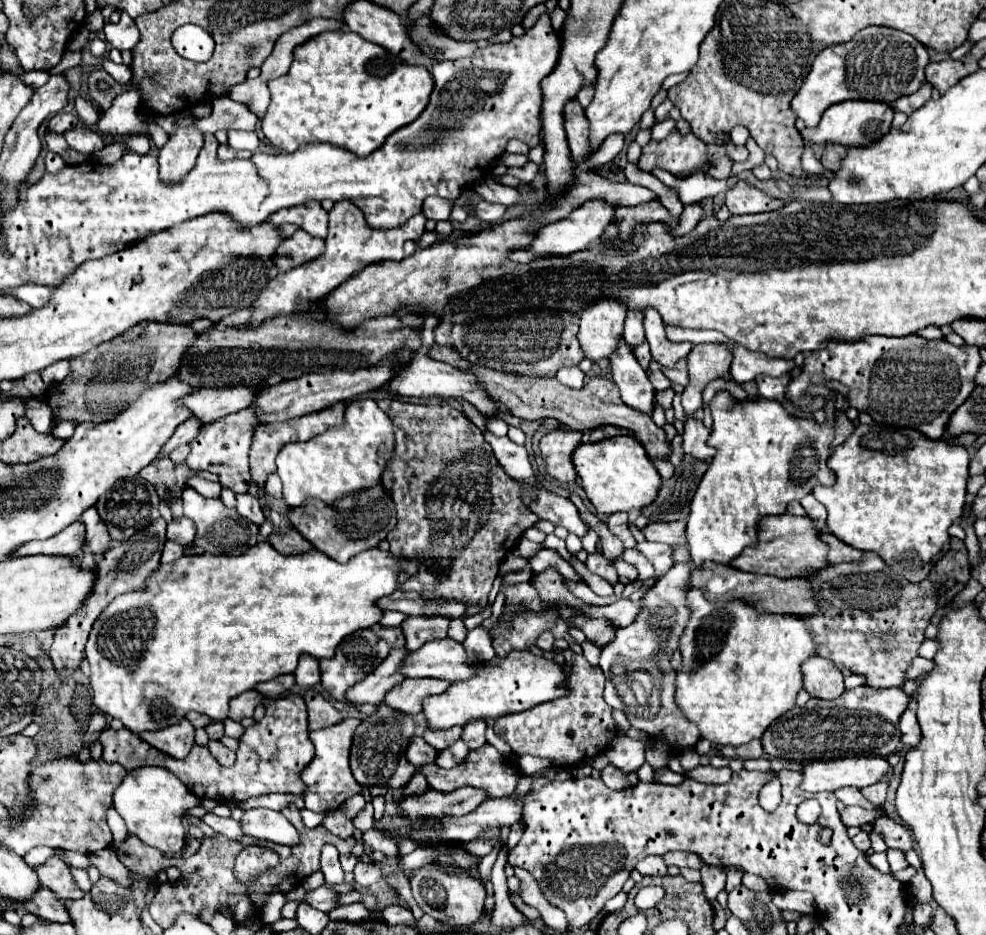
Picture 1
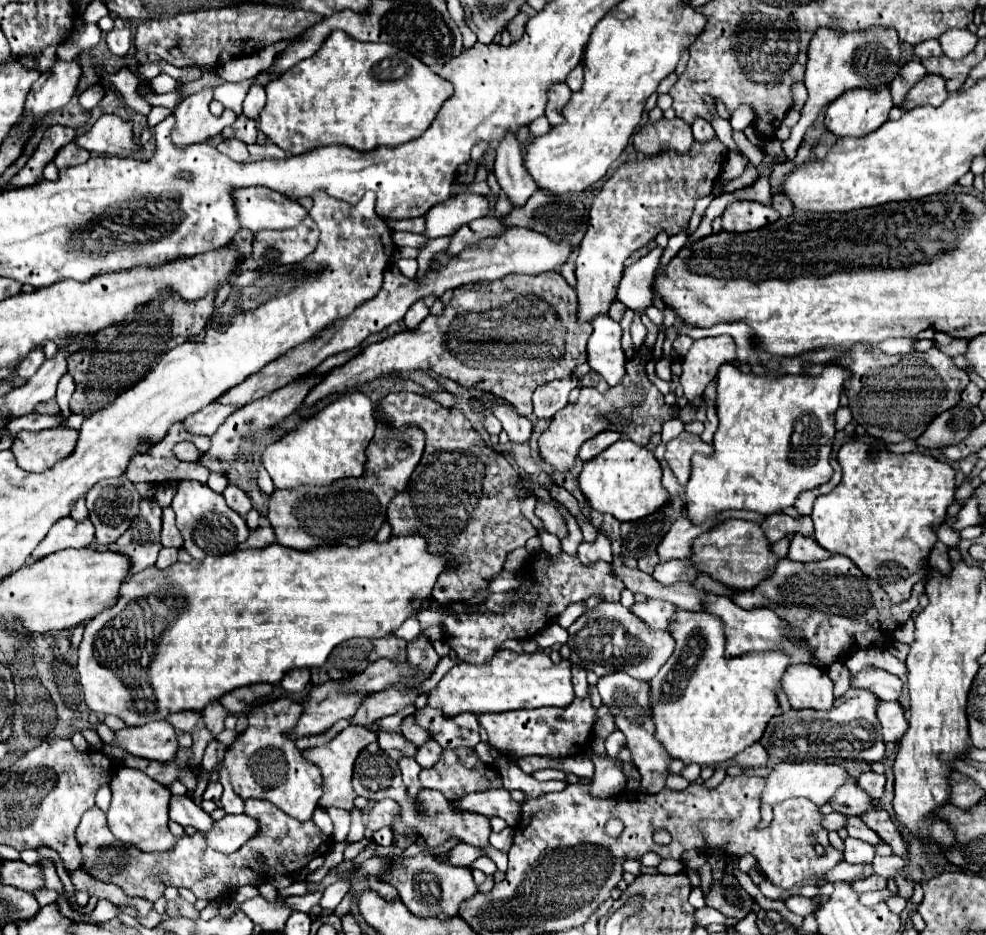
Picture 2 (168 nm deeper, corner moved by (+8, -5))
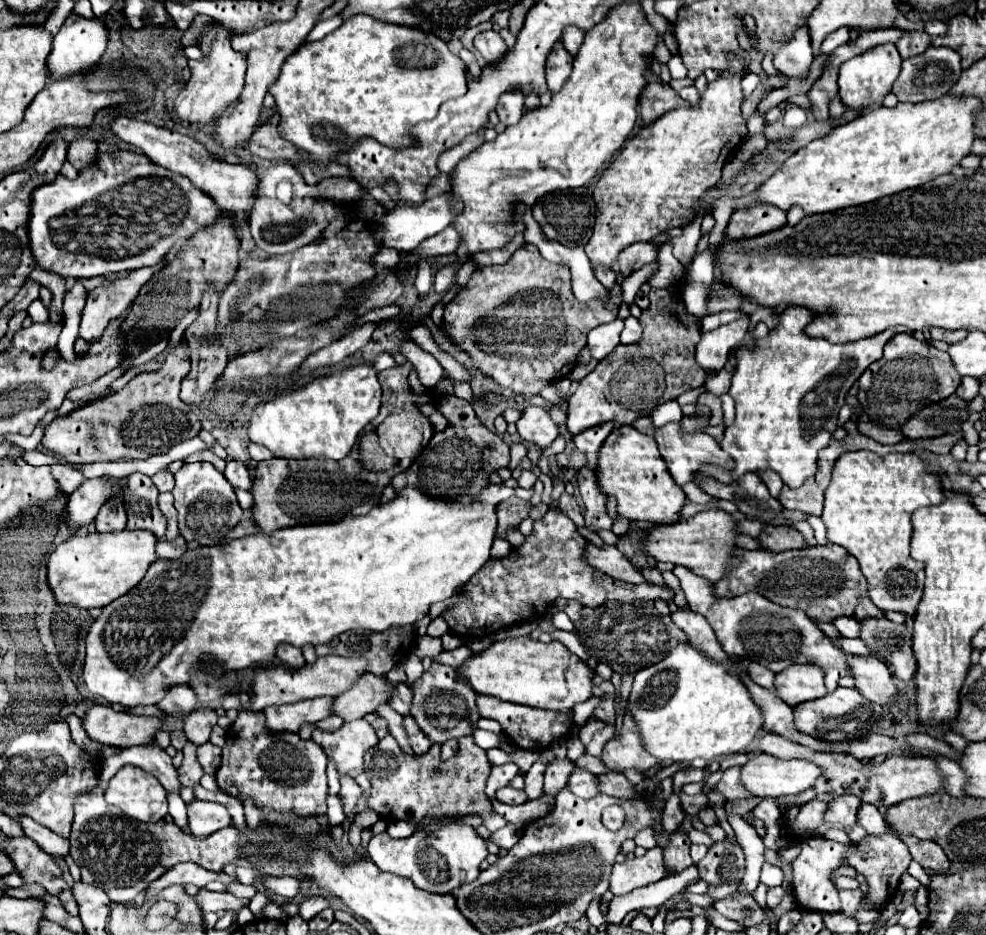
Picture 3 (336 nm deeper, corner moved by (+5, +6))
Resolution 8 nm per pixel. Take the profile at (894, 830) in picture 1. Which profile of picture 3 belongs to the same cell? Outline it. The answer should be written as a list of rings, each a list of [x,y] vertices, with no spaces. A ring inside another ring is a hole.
[[[839,796],[833,804],[829,804],[825,820],[839,828],[853,828],[857,824],[859,806],[861,800],[857,800],[857,796]]]

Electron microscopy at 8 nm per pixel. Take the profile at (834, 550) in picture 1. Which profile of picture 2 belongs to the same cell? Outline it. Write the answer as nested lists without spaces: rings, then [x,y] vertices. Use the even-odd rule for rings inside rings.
[[[792,535],[790,537],[790,547],[788,547],[788,559],[792,561],[822,561],[828,559],[830,553],[822,549],[812,537],[802,537],[802,535]]]

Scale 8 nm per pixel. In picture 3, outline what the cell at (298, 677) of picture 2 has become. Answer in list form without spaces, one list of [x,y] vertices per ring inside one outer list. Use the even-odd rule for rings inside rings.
[[[281,644],[281,648],[277,648],[277,658],[281,660],[283,666],[287,666],[291,670],[299,670],[305,666],[301,650],[291,646],[291,644]]]

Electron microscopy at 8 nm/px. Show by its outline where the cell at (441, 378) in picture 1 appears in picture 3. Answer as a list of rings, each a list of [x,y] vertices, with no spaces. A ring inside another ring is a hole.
[[[527,406],[517,420],[517,432],[523,440],[547,448],[557,438],[557,426],[549,412],[539,406]]]

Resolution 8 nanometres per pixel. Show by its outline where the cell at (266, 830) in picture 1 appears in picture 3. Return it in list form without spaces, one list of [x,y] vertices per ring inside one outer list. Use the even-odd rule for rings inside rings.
[[[195,800],[187,806],[187,810],[189,810],[189,832],[193,836],[205,838],[221,828],[233,826],[233,818],[229,814],[229,808],[223,804]]]

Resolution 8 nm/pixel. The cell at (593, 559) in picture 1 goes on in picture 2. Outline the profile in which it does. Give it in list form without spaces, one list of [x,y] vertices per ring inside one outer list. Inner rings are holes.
[[[598,529],[598,537],[592,543],[582,543],[578,547],[578,557],[584,565],[592,565],[594,561],[612,561],[612,551],[610,551],[610,539]]]

